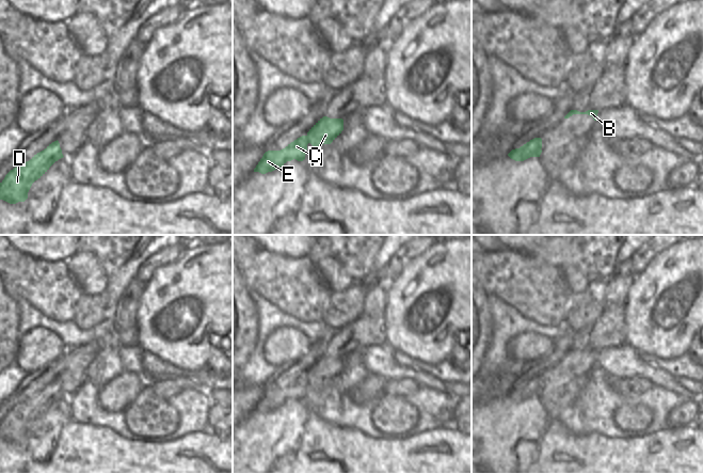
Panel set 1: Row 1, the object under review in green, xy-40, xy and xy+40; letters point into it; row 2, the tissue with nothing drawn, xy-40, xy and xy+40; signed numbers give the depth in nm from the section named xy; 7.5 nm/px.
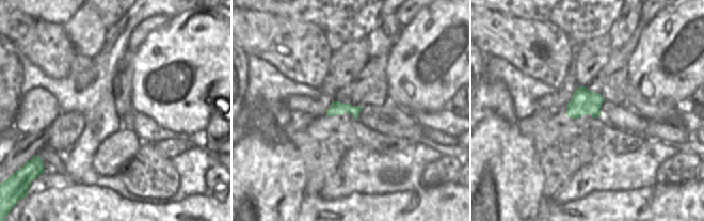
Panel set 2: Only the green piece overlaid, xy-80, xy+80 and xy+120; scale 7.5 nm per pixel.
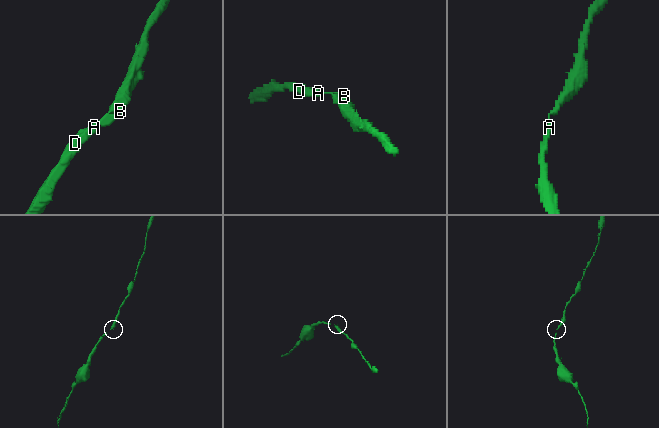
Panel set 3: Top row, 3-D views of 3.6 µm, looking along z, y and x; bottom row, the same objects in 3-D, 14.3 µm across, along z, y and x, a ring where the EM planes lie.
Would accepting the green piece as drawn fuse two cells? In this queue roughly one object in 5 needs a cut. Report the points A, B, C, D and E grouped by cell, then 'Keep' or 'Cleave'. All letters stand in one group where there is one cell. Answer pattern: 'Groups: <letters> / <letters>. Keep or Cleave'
Groups: A B C D E. Keep.

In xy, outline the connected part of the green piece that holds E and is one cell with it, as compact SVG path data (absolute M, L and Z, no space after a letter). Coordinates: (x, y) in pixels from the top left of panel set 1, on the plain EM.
M323 356L309 368L306 375L298 377L281 390L266 391L254 408L254 411L266 413L281 407L287 400L293 398L303 400L305 398L308 382L313 385L331 383L342 369L342 358Z

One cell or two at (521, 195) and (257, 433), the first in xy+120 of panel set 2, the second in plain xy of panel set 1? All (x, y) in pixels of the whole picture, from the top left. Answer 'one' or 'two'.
one

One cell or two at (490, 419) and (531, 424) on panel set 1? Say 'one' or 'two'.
one

